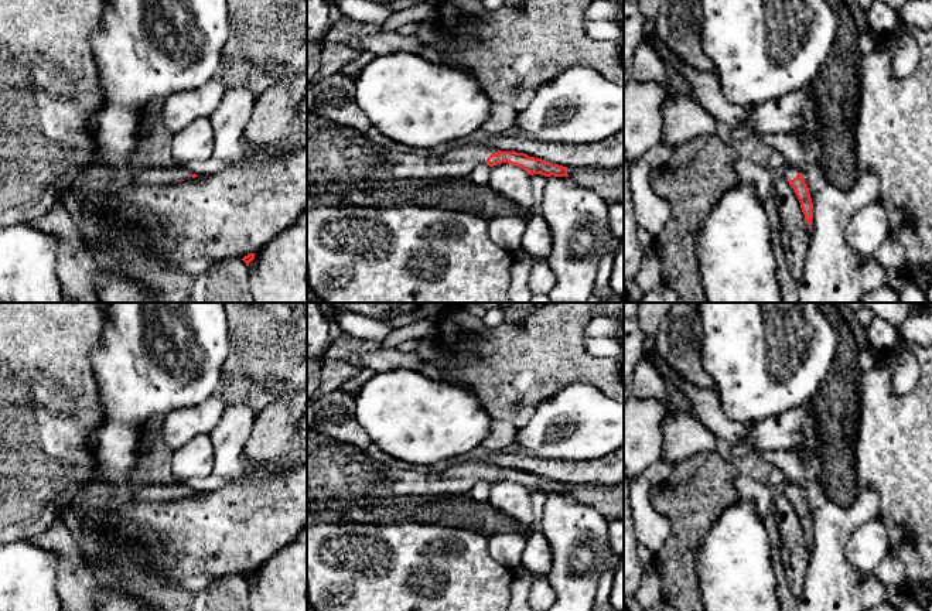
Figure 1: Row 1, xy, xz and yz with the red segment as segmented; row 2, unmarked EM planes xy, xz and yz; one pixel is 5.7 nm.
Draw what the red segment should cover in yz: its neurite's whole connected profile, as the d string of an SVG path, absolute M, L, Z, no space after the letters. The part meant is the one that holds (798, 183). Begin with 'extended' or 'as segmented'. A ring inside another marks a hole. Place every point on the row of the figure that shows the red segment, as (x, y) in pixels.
extended; M788 167L784 173L784 178L793 188L799 202L802 212L805 215L806 222L809 223L809 229L812 229L812 218L813 218L813 202L809 194L809 188L800 175L800 173L795 167Z

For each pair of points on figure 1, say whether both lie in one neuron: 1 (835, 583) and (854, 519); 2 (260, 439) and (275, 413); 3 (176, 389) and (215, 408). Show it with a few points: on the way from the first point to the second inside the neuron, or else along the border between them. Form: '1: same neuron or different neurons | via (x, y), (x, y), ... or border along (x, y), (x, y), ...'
1: same neuron | via (835, 567), (835, 539), (839, 535)
2: same neuron | via (266, 433), (275, 425), (275, 419)
3: different neurons | border along (212, 393), (195, 405), (178, 408), (170, 413)

